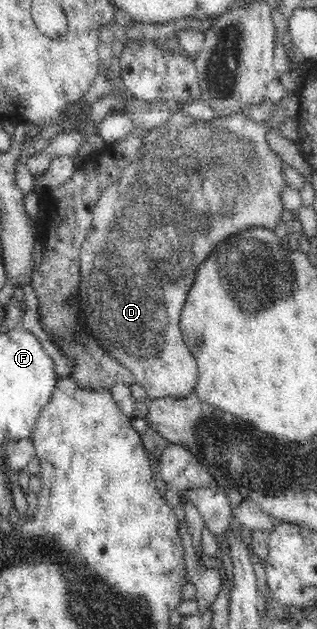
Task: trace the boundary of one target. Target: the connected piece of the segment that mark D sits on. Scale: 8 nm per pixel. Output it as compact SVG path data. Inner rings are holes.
M179 110L173 113L163 126L152 128L145 133L143 144L138 148L138 157L125 167L119 180L103 189L98 203L94 206L93 222L82 242L80 252L81 278L79 278L77 294L70 303L77 304L77 319L83 323L83 327L87 327L87 331L99 341L99 345L103 347L103 351L107 352L107 355L125 365L133 374L134 383L140 384L145 389L149 401L159 399L185 400L191 394L196 394L197 384L199 384L199 379L197 379L199 370L191 349L183 340L180 320L189 289L193 286L202 262L211 254L215 246L225 240L227 236L257 226L274 230L282 220L281 215L284 208L281 196L283 196L283 188L286 186L283 179L283 167L281 167L283 161L269 147L265 139L267 130L267 122L253 121L243 112L218 116L210 121L204 121L193 118L188 112ZM171 190L175 192L173 196L169 196L169 194L145 194L145 192L171 192Z

